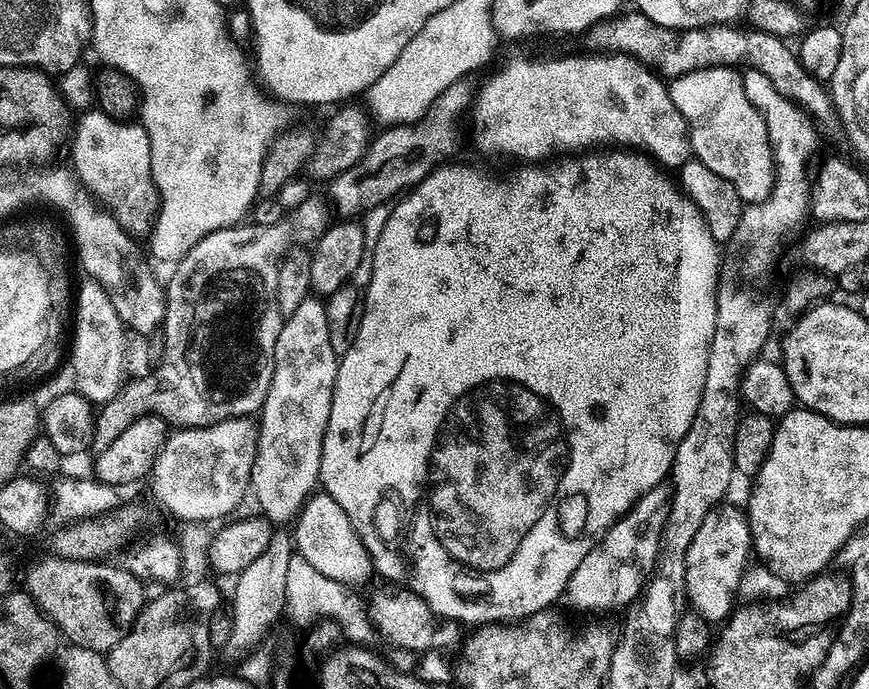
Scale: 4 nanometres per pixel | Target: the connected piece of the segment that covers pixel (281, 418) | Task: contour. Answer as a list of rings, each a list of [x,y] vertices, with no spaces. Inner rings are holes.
[[[314,294],[281,323],[275,343],[274,378],[258,416],[256,454],[250,490],[270,522],[293,521],[322,478],[322,442],[339,359],[330,344],[325,301]]]

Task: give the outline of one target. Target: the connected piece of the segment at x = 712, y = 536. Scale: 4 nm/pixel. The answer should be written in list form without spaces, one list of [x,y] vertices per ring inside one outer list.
[[[729,502],[721,503],[710,510],[706,518],[702,518],[702,526],[698,526],[698,534],[694,534],[694,542],[690,542],[690,550],[686,554],[686,574],[684,575],[683,591],[688,592],[688,600],[693,609],[700,613],[703,620],[716,626],[727,621],[734,611],[737,603],[737,592],[739,590],[739,580],[750,565],[750,559],[754,552],[752,543],[752,532],[748,528],[748,518],[743,511],[740,512]]]

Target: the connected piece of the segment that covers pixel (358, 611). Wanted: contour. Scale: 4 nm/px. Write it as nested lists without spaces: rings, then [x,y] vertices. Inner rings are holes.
[[[294,554],[290,558],[290,567],[286,573],[284,616],[302,630],[321,618],[332,620],[340,626],[345,641],[356,646],[367,645],[367,640],[374,636],[372,621],[368,618],[365,603],[352,592],[355,591],[349,585],[334,582],[334,578],[326,578],[326,574],[318,574],[318,570],[314,570],[314,566],[306,562],[306,558]]]

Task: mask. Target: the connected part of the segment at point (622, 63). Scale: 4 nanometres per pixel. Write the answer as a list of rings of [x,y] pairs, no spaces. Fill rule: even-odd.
[[[596,54],[600,56],[548,56],[545,60],[527,60],[520,56],[517,60],[508,60],[497,72],[492,72],[477,87],[474,99],[470,104],[470,116],[472,114],[472,140],[480,152],[489,152],[492,156],[509,156],[512,160],[528,160],[524,162],[548,162],[553,158],[564,158],[569,154],[584,154],[589,150],[600,150],[603,144],[617,144],[620,150],[635,150],[637,153],[649,152],[654,159],[665,169],[679,170],[689,163],[690,141],[688,128],[679,110],[668,93],[668,84],[652,69],[648,68],[632,56],[623,54]]]

